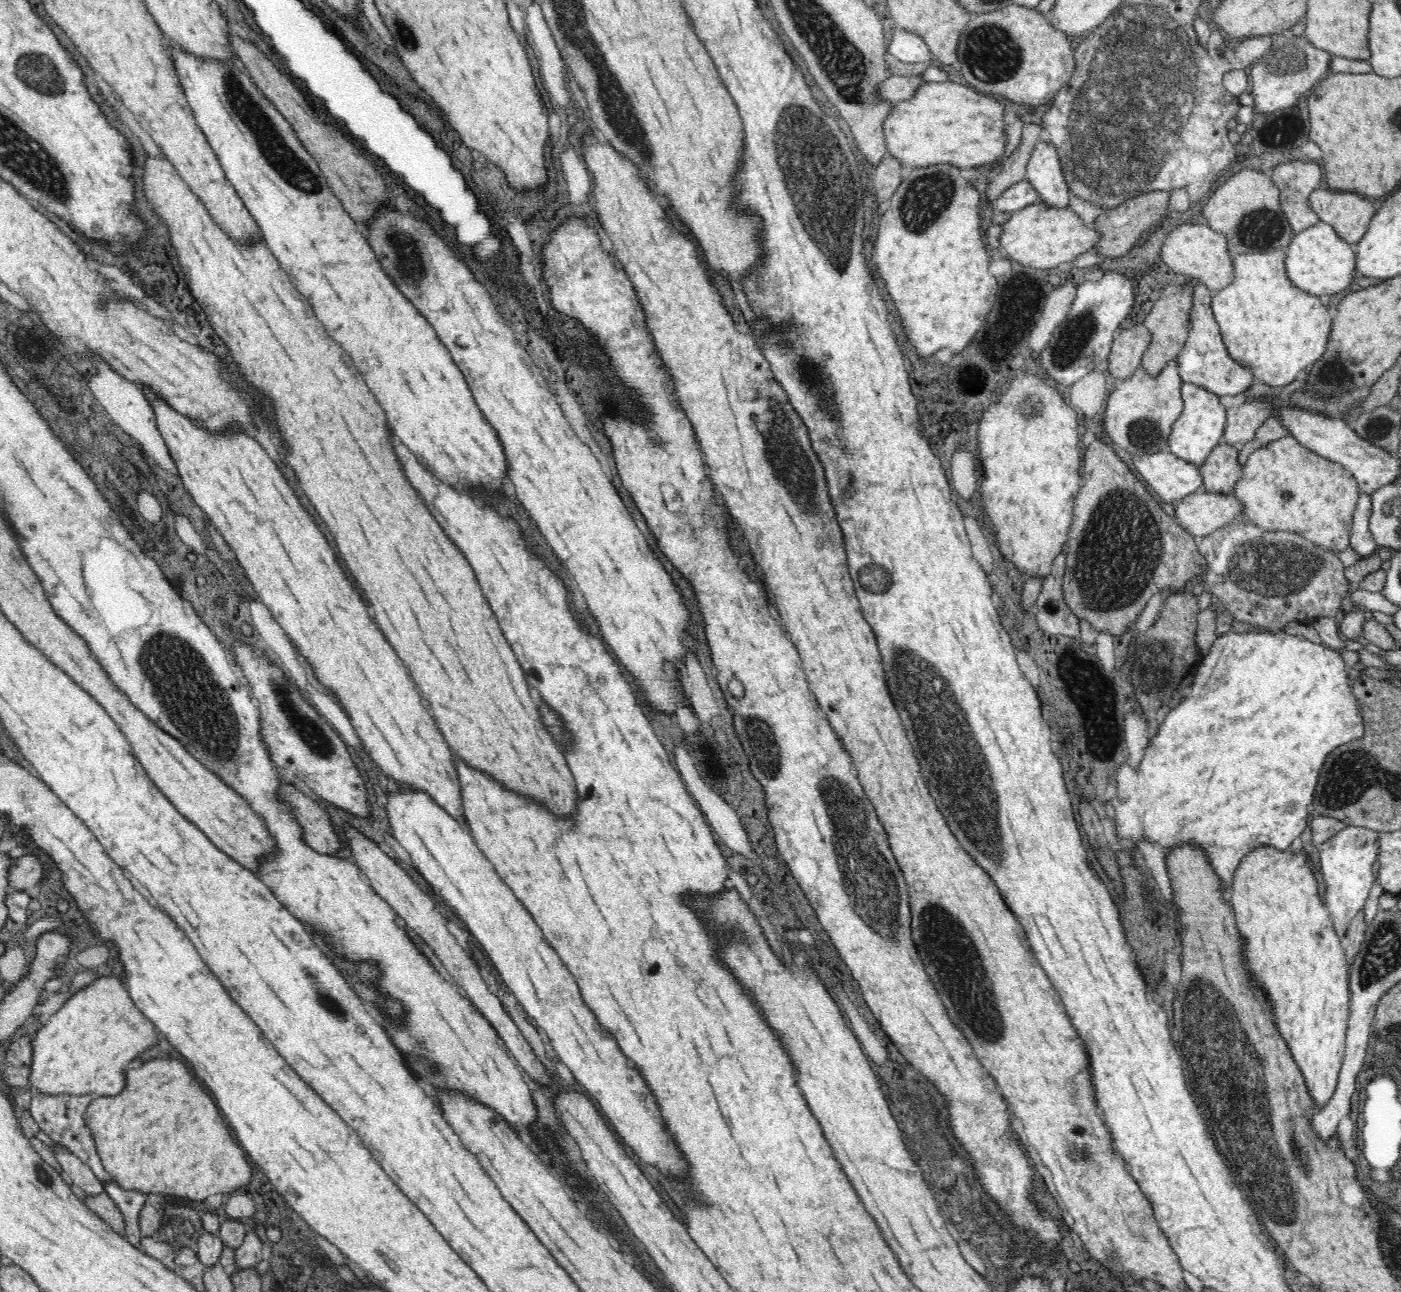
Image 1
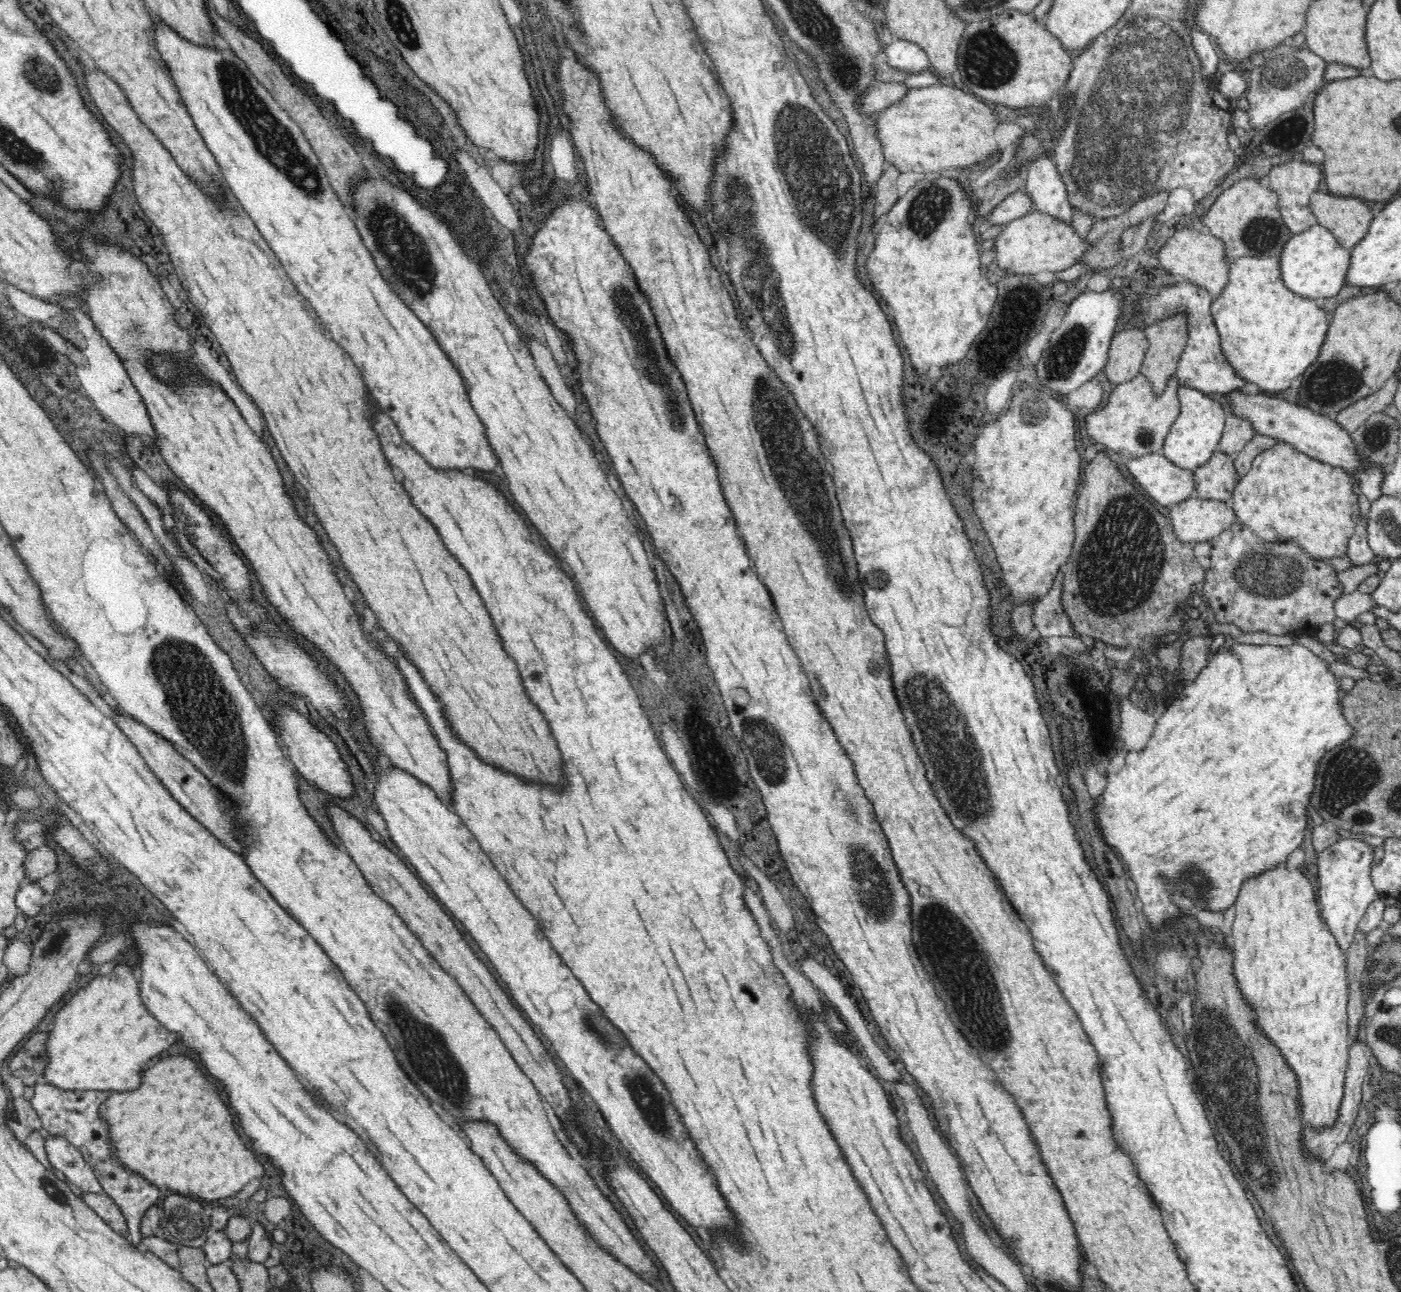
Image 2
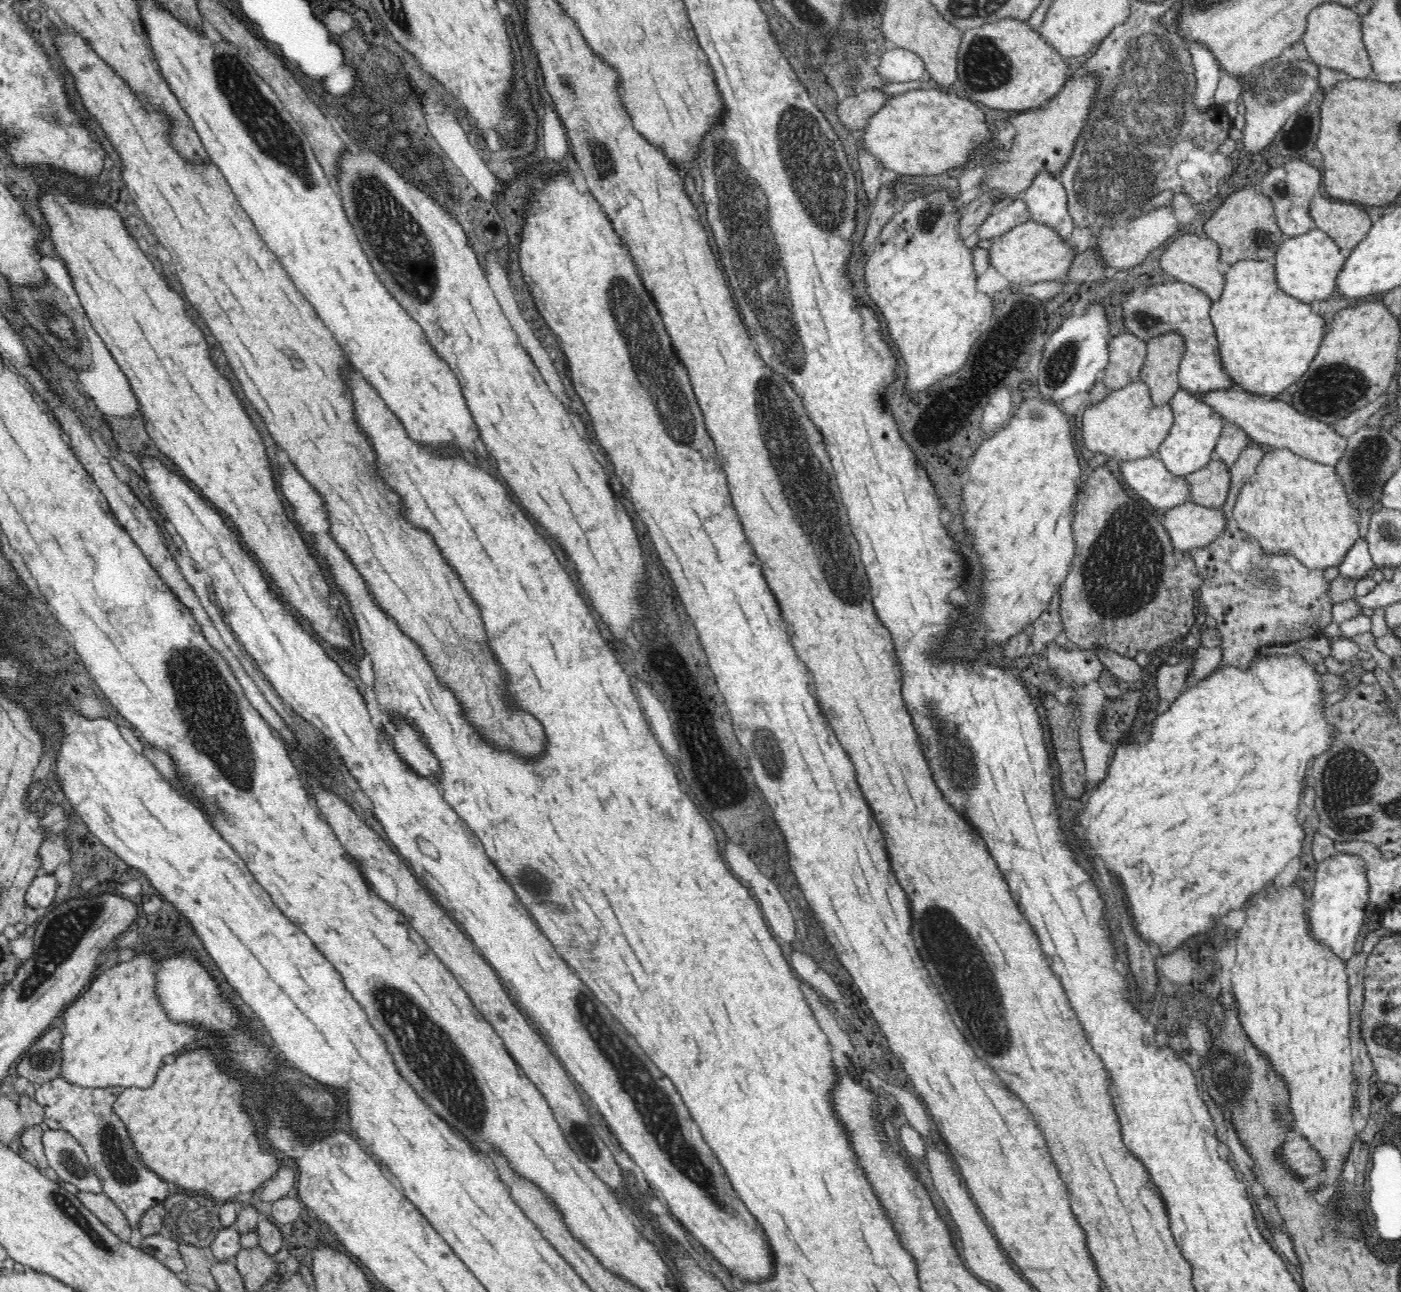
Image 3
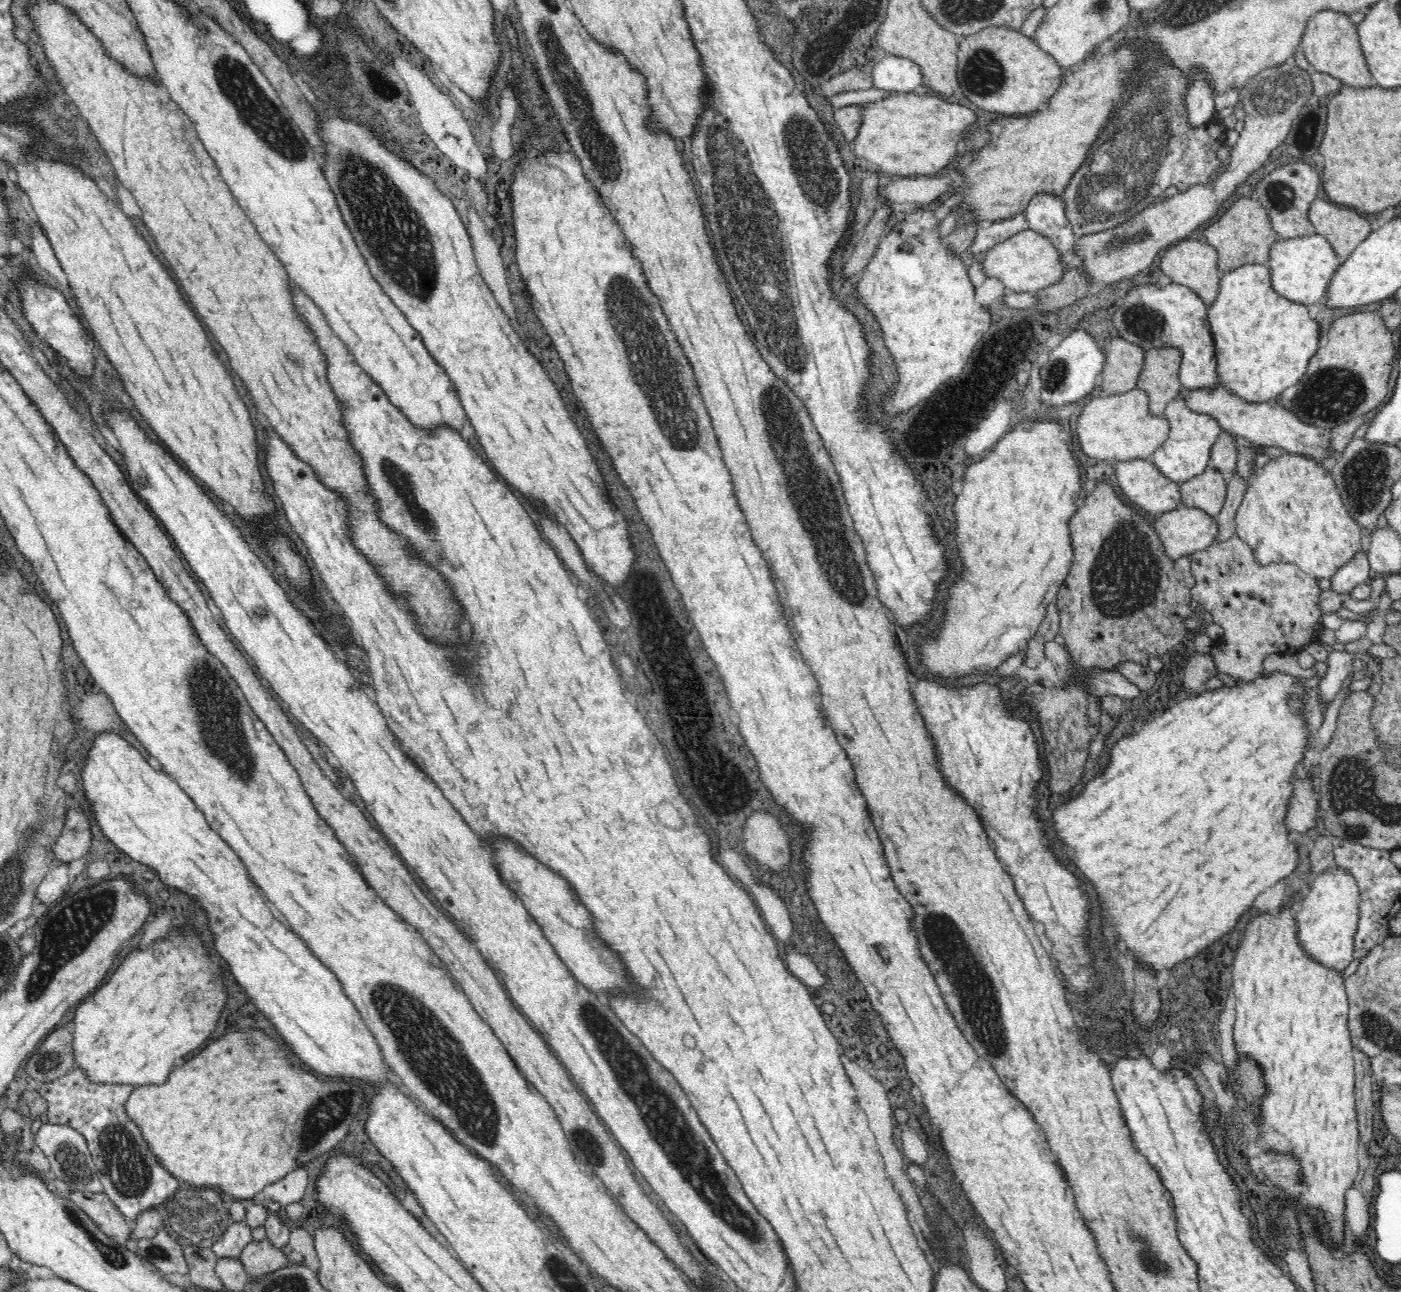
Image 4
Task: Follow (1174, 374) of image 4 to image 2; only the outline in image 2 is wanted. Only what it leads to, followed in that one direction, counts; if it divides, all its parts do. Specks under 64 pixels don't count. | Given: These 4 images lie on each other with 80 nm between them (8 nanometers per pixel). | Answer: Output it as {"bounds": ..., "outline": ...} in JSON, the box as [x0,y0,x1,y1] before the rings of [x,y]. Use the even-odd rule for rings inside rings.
{"bounds":[1141,310,1189,391],"outline":[[[1183,310],[1173,311],[1157,322],[1143,328],[1149,342],[1141,366],[1141,373],[1149,380],[1155,391],[1164,390],[1168,378],[1175,374],[1178,360],[1184,352],[1189,330],[1187,315]]]}

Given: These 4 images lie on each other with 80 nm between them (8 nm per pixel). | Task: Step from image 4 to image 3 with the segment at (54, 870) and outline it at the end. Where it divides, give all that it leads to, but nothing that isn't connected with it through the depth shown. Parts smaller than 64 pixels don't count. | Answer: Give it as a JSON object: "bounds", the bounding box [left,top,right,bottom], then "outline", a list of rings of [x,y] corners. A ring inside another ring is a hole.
{"bounds":[24,873,58,917],"outline":[[[39,873],[28,886],[26,894],[24,894],[24,903],[36,909],[36,913],[41,917],[47,910],[48,906],[56,903],[56,888],[58,888],[58,880],[52,873]]]}

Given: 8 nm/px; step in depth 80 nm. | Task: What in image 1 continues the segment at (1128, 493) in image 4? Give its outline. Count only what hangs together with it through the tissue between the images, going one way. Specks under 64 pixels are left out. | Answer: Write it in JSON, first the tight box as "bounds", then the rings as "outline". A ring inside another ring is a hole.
{"bounds":[1132,450,1202,504],"outline":[[[1170,450],[1133,457],[1132,464],[1144,482],[1168,504],[1202,490],[1199,465],[1179,458]]]}

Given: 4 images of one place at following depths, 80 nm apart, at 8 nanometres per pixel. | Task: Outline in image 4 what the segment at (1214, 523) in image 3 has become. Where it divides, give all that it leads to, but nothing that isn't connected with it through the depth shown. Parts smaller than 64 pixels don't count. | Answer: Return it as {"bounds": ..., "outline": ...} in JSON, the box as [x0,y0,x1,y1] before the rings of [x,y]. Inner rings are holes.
{"bounds":[1153,506,1219,558],"outline":[[[1179,506],[1156,516],[1153,522],[1168,558],[1184,558],[1206,550],[1219,533],[1216,517],[1196,507]]]}

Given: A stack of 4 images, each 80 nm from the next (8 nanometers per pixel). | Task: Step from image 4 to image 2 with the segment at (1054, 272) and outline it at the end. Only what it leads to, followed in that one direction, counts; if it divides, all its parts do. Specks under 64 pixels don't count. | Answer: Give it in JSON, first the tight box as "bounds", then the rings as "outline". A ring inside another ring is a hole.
{"bounds":[995,210,1088,274],"outline":[[[1032,210],[1026,216],[1012,220],[1001,228],[1001,233],[995,238],[996,259],[995,268],[1016,274],[1038,274],[1039,272],[1060,272],[1070,268],[1088,250],[1088,244],[1082,240],[1071,222],[1054,218],[1039,210]]]}

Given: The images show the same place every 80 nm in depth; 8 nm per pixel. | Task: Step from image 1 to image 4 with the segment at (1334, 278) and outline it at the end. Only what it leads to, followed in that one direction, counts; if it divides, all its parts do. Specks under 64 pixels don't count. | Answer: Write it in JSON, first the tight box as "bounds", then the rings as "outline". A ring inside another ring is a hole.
{"bounds":[1266,234,1341,304],"outline":[[[1321,234],[1304,235],[1298,238],[1277,240],[1270,250],[1266,265],[1271,271],[1271,285],[1284,298],[1304,304],[1320,302],[1327,296],[1327,288],[1332,275],[1341,265],[1331,243]]]}

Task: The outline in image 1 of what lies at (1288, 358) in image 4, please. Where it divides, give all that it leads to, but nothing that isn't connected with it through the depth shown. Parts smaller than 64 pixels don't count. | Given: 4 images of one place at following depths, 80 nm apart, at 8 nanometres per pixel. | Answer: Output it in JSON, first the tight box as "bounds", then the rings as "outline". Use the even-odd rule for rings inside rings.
{"bounds":[1211,250,1333,386],"outline":[[[1285,250],[1238,254],[1232,260],[1235,267],[1233,281],[1222,290],[1212,293],[1211,297],[1211,307],[1227,351],[1236,362],[1250,367],[1258,381],[1268,386],[1286,386],[1298,376],[1300,370],[1309,368],[1325,353],[1333,323],[1332,316],[1318,295],[1300,290],[1288,278]]]}

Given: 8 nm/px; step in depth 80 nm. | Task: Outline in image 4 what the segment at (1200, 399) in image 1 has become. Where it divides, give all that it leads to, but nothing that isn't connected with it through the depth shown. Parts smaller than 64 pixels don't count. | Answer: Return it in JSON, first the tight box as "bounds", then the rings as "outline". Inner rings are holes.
{"bounds":[1150,395,1222,483],"outline":[[[1178,395],[1176,399],[1168,403],[1162,415],[1169,422],[1168,438],[1155,453],[1151,454],[1150,460],[1166,478],[1171,478],[1172,482],[1184,483],[1202,474],[1209,466],[1211,448],[1222,430],[1217,420],[1210,414],[1192,411],[1187,406],[1184,395]]]}

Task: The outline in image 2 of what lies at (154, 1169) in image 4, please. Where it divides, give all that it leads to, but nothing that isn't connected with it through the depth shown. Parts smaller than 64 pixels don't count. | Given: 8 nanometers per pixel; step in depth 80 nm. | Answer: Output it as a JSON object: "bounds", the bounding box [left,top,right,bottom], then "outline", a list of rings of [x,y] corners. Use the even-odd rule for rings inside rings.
{"bounds":[29,1081,160,1246],"outline":[[[39,1081],[34,1085],[34,1098],[29,1102],[40,1117],[42,1126],[52,1136],[64,1136],[70,1144],[82,1153],[86,1162],[113,1202],[120,1208],[128,1225],[128,1234],[132,1236],[134,1246],[138,1246],[141,1234],[141,1222],[144,1214],[156,1206],[160,1198],[160,1189],[150,1185],[144,1177],[130,1172],[113,1154],[113,1146],[109,1145],[109,1127],[98,1117],[98,1107],[109,1098],[110,1091],[83,1091],[83,1090],[58,1090],[56,1086],[49,1086]]]}

